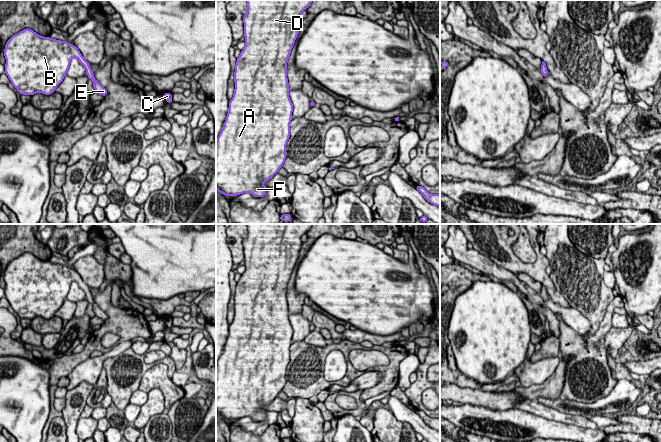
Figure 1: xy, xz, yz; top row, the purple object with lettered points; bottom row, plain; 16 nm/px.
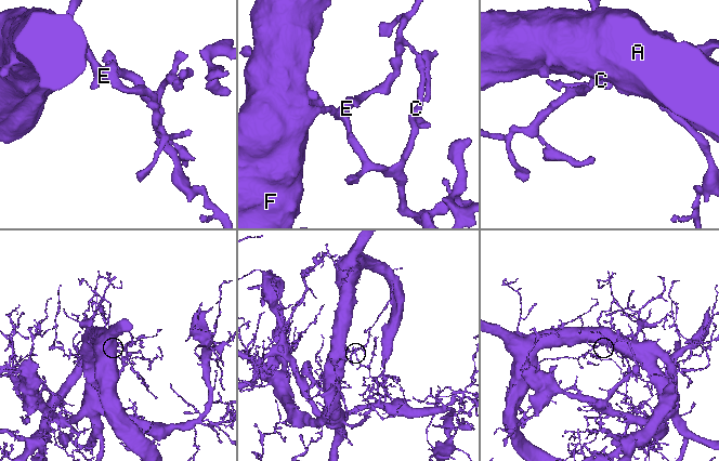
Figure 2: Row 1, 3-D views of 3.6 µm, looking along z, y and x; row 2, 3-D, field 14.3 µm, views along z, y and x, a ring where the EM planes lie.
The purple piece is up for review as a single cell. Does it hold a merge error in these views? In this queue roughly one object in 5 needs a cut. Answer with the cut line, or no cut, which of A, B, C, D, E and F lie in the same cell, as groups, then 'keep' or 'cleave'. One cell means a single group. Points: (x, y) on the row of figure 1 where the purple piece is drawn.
no cut; A B C D E F; keep

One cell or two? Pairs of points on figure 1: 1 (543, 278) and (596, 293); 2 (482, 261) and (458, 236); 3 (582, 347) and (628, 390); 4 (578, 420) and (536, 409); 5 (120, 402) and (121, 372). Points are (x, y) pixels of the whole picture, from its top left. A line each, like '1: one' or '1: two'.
1: two
2: one
3: two
4: one
5: one

